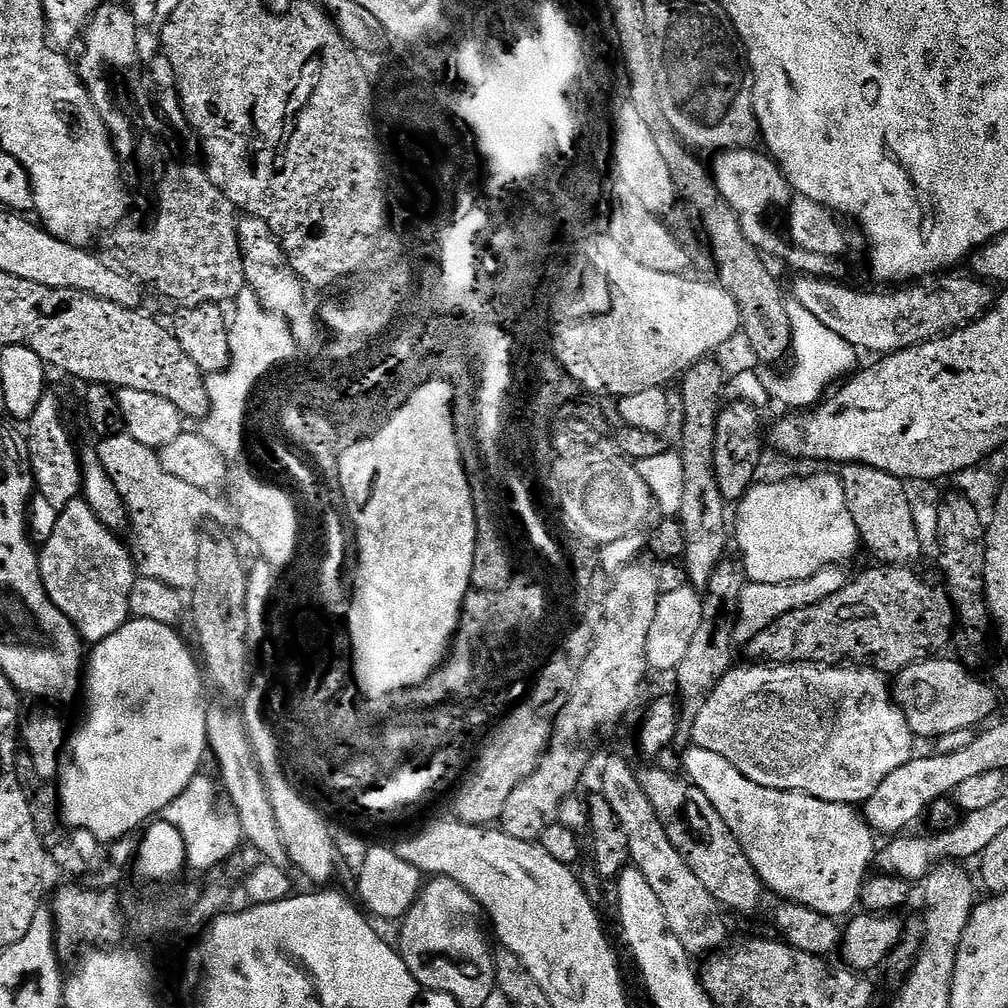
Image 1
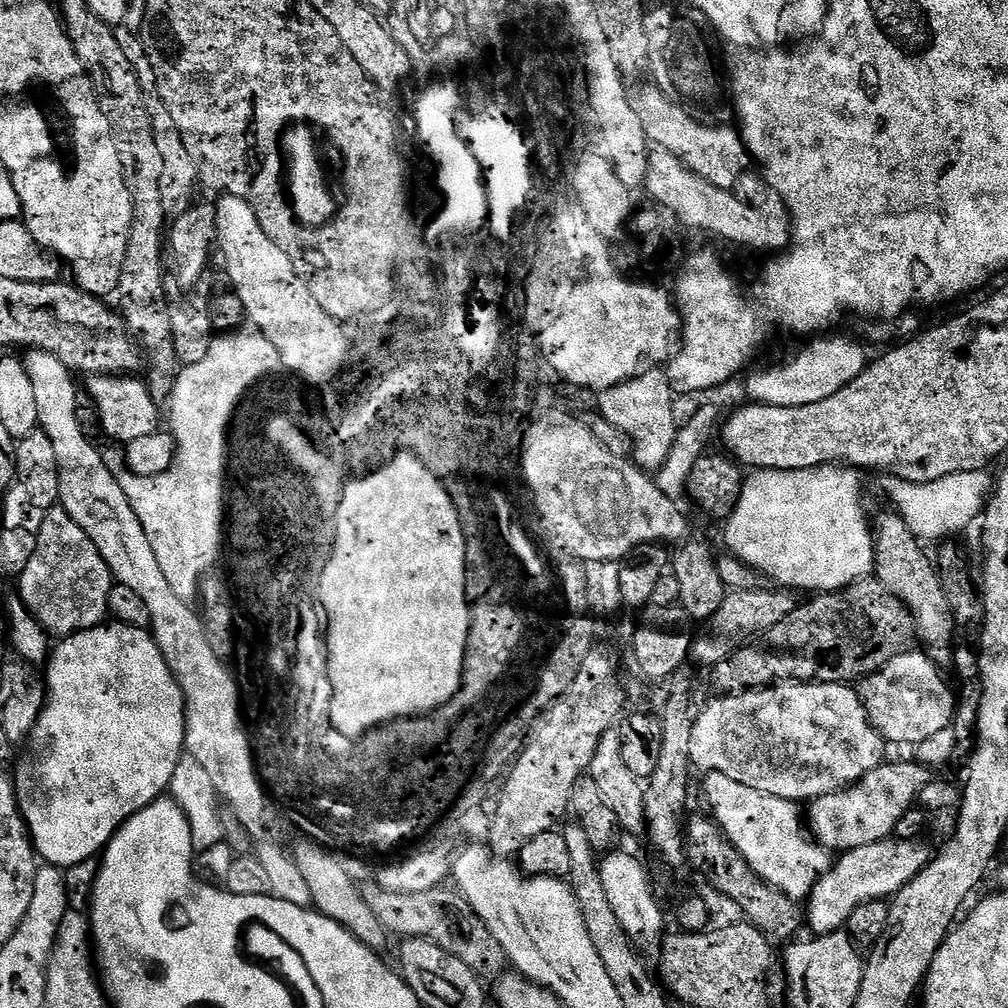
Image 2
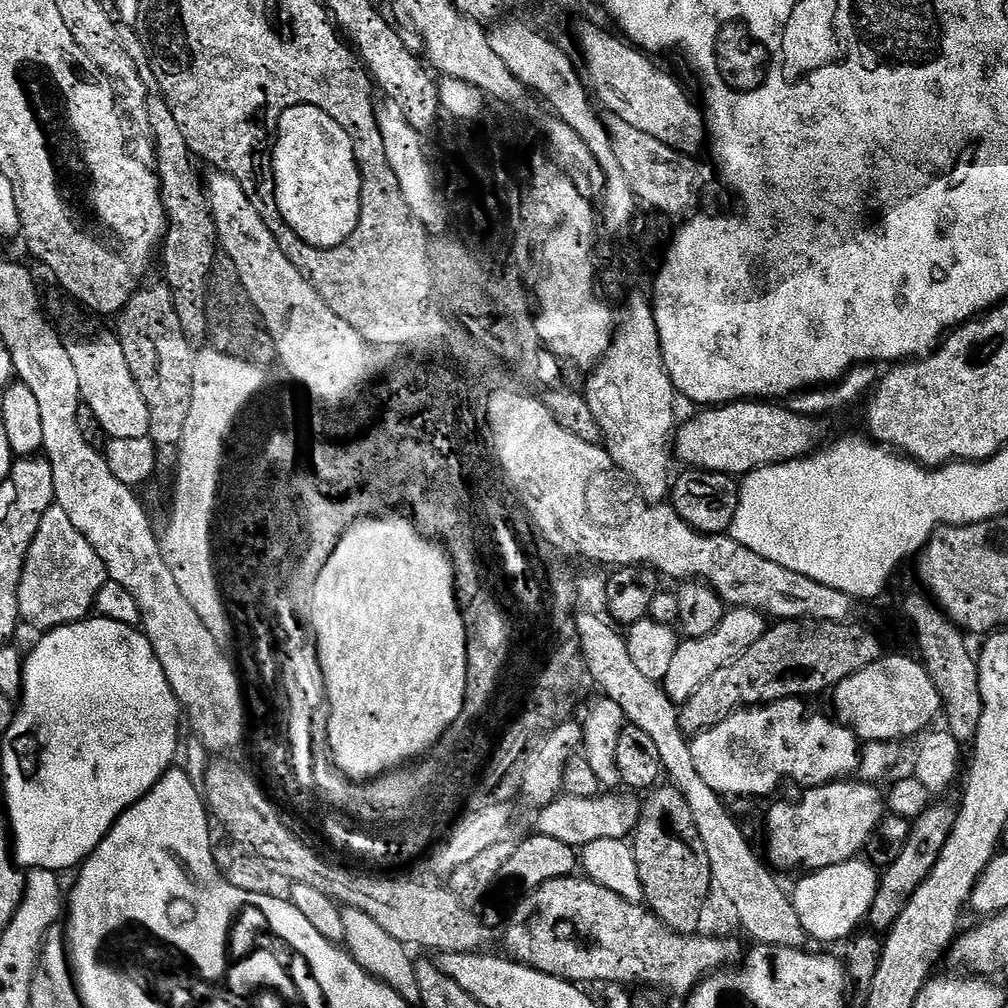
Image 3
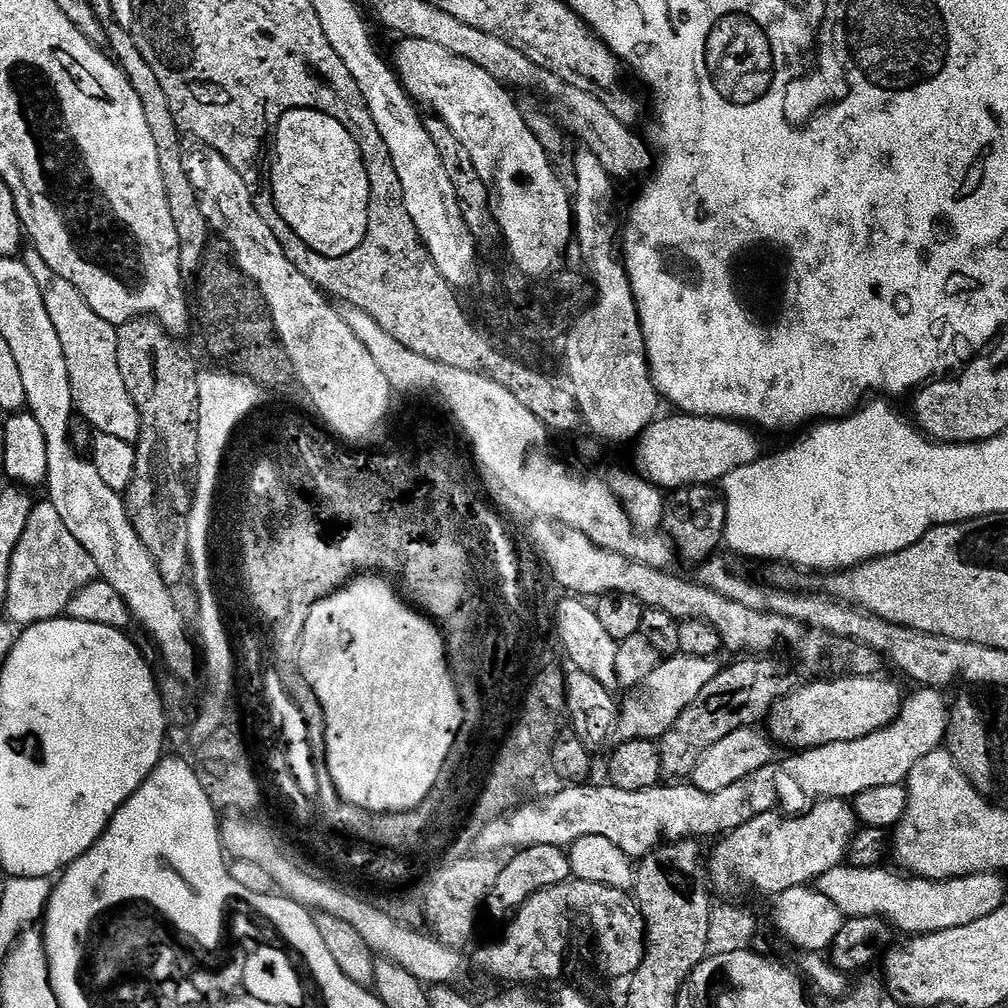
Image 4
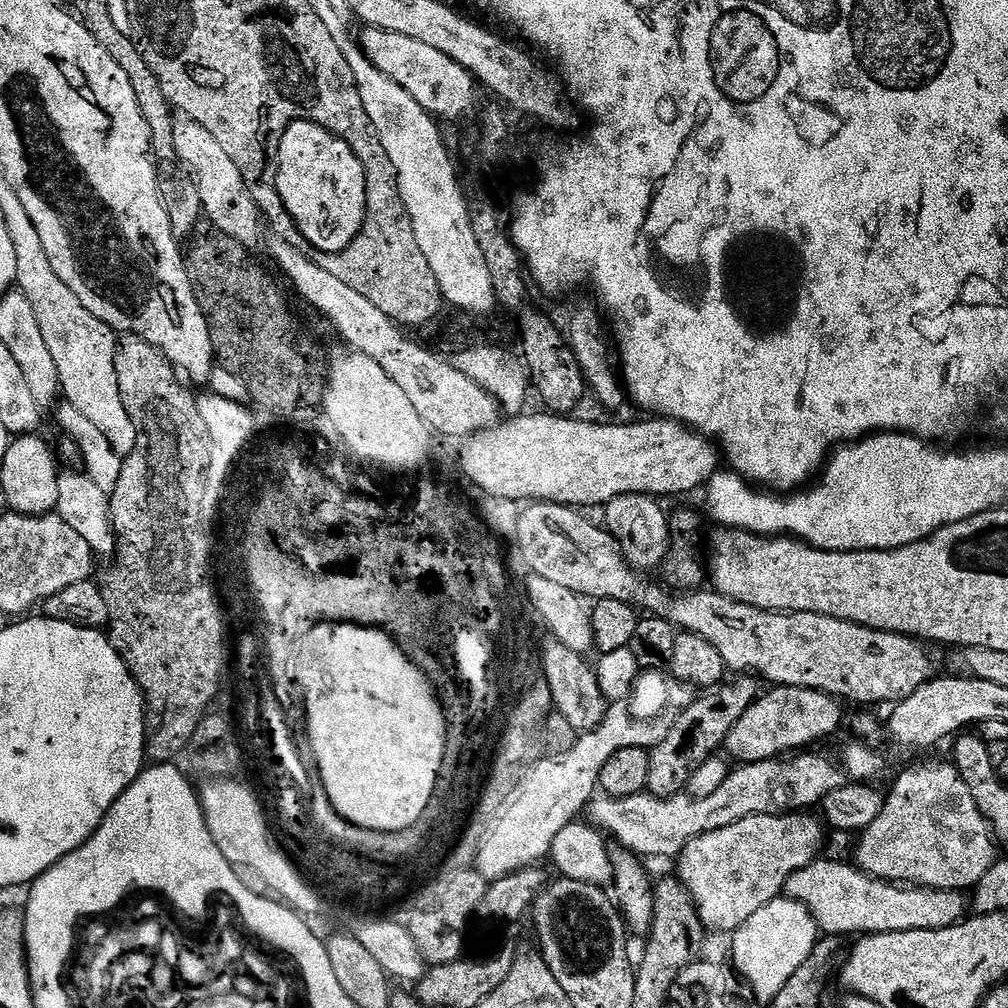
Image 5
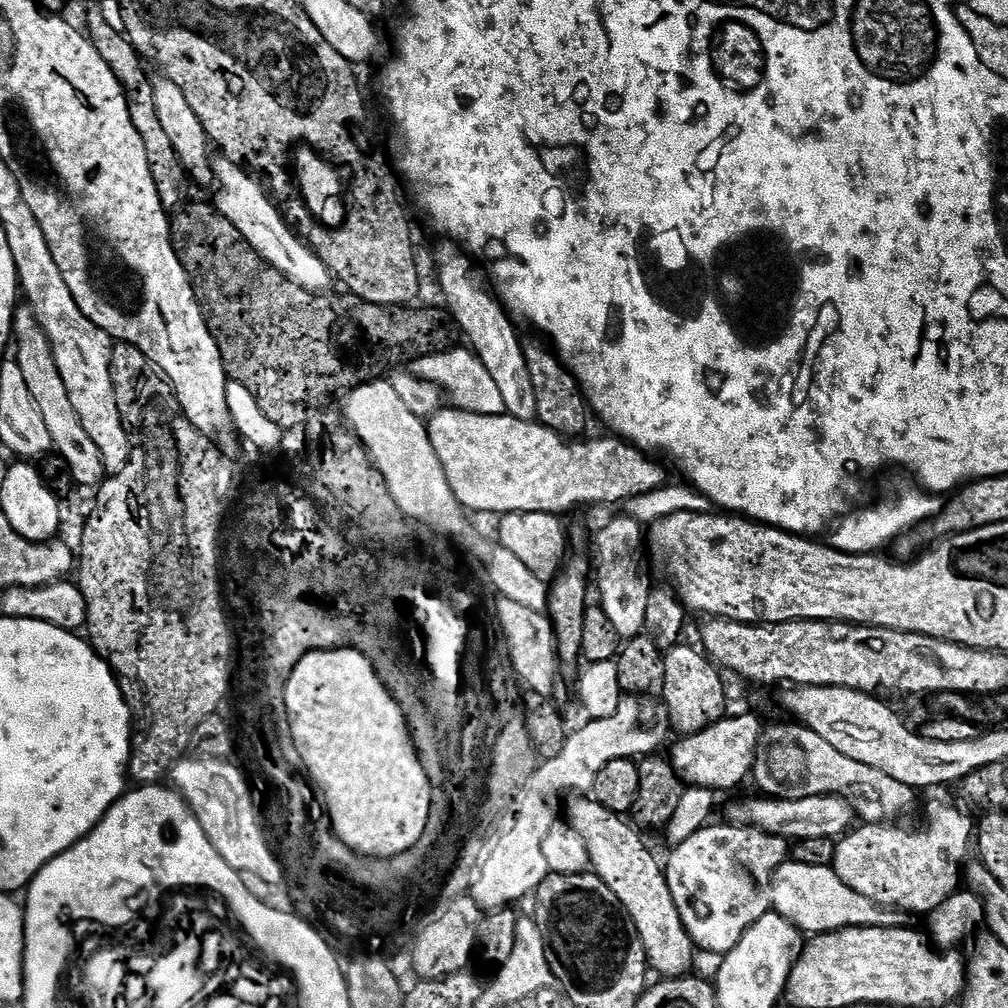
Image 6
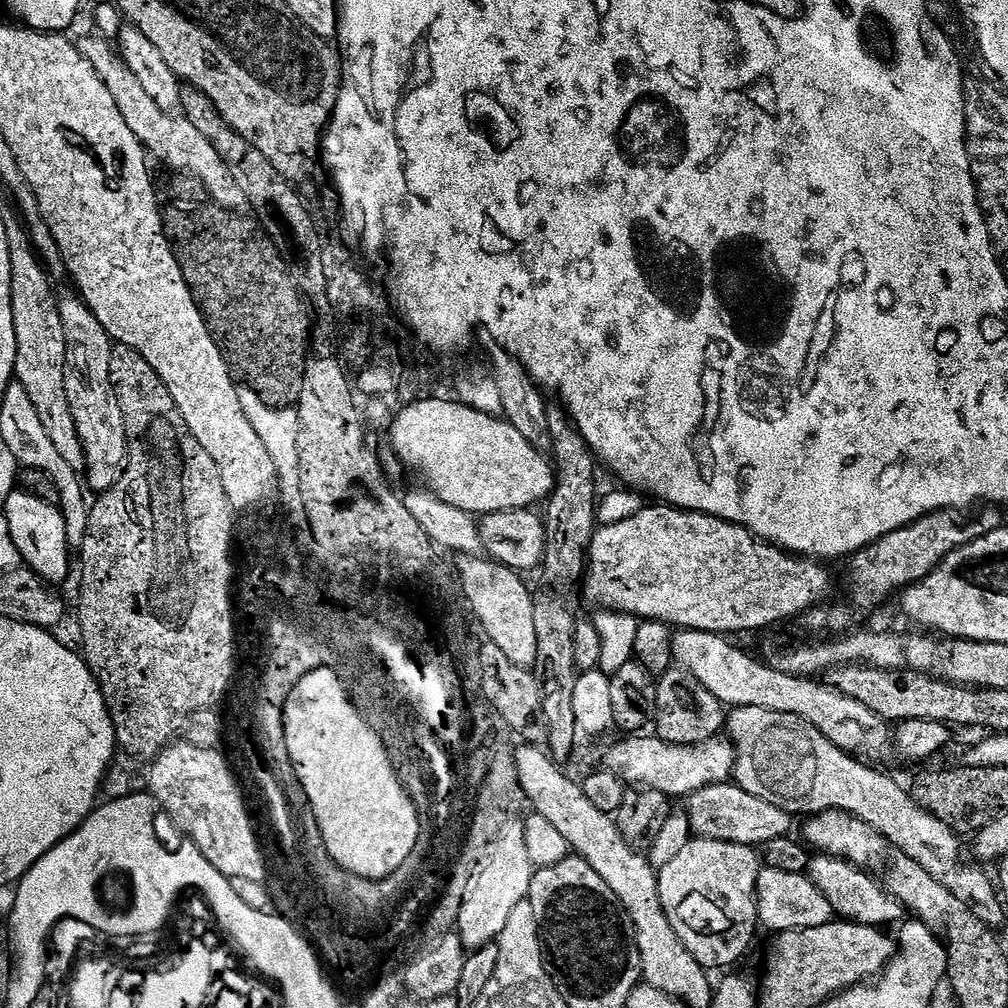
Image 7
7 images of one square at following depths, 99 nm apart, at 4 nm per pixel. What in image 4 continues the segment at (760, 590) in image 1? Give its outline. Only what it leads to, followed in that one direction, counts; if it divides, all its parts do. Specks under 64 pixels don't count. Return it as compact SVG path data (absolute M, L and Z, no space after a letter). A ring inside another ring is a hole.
M675 654L661 661L649 677L644 678L640 684L636 684L628 694L628 698L621 701L618 715L616 731L617 737L623 740L659 740L668 732L670 726L677 721L682 710L690 706L698 694L702 692L706 683L712 681L720 672L722 664L718 662L717 657L711 656L686 656Z

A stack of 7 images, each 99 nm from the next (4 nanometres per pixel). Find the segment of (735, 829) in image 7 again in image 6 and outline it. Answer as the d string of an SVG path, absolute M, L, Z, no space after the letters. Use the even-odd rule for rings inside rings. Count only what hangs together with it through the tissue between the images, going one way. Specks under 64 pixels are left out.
M815 796L797 800L759 799L734 801L728 808L727 823L736 824L739 828L757 828L772 836L782 836L790 842L812 838L836 840L853 827L852 807L840 796Z

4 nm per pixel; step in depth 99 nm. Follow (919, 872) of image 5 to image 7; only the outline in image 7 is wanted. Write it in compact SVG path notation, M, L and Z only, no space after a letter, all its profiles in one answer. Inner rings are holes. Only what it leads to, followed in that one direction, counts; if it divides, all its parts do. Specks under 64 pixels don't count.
M816 854L811 857L806 871L808 879L813 880L822 894L826 894L826 902L830 902L833 913L837 917L853 924L870 924L873 926L899 925L905 919L906 909L894 896L888 894L887 888L875 875L865 869L857 868L843 856L825 856Z

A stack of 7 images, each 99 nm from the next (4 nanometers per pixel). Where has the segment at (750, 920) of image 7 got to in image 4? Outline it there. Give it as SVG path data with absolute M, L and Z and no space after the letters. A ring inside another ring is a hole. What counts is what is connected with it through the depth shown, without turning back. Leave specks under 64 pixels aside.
M819 800L807 812L799 816L786 816L779 811L767 812L750 822L746 826L738 826L733 832L727 833L719 841L720 844L707 861L711 879L728 892L735 884L753 884L760 892L779 894L791 888L803 888L819 881L822 874L841 867L845 863L849 844L858 829L858 821L853 805L848 800Z

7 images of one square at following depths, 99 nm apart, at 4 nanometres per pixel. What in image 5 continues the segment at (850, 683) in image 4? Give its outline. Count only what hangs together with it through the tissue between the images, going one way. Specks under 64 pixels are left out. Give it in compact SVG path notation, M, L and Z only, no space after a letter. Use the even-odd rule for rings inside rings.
M772 686L767 690L769 692L765 696L764 693L757 695L746 714L742 714L738 722L734 722L734 730L730 730L728 735L727 755L740 764L774 760L807 749L804 748L807 744L816 744L819 740L834 735L844 720L844 712L840 709L841 701L827 692L798 686Z

